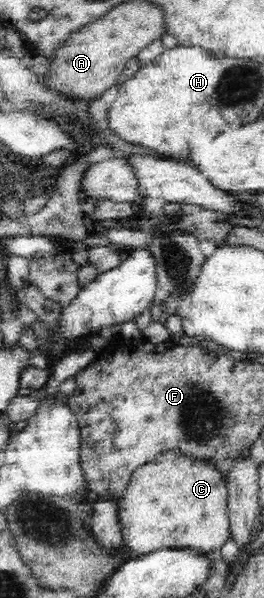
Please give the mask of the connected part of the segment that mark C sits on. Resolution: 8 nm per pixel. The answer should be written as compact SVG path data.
M174 450L162 451L151 463L138 467L133 472L122 498L116 500L124 546L130 549L135 557L146 556L162 548L192 551L202 556L220 550L231 538L227 483L228 480L223 478L210 462L194 460L189 456L177 454Z

